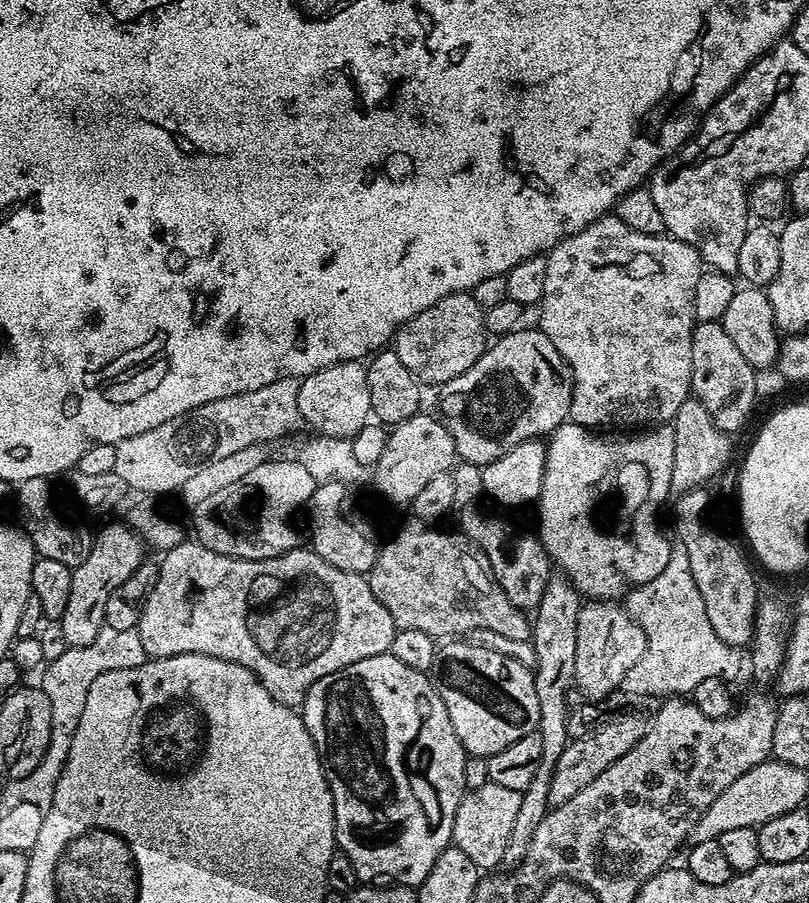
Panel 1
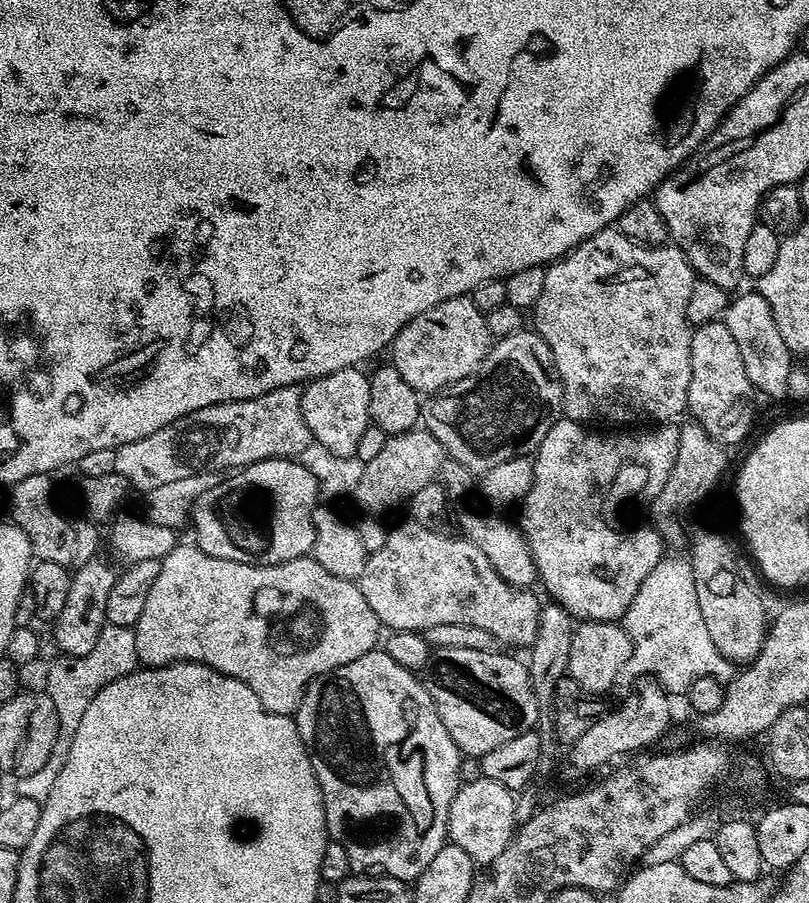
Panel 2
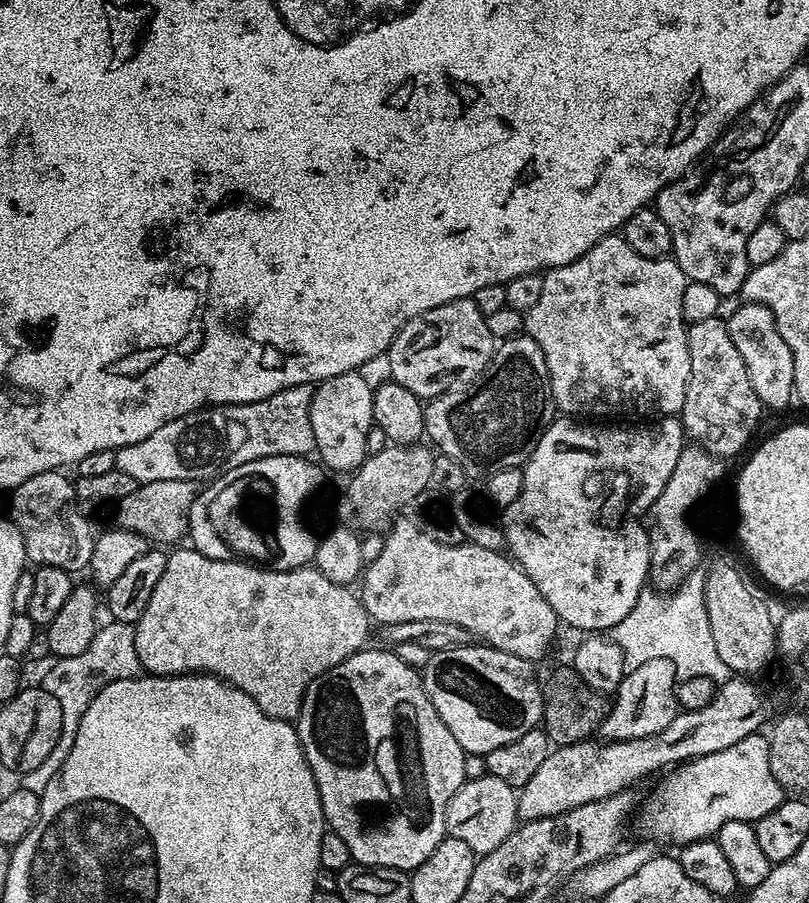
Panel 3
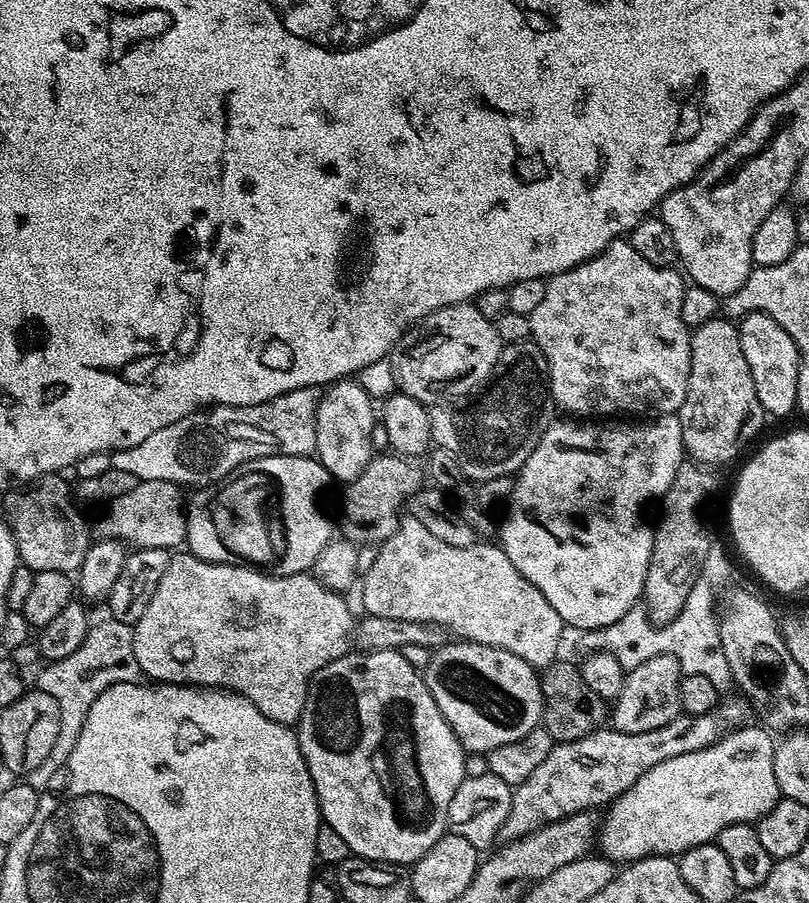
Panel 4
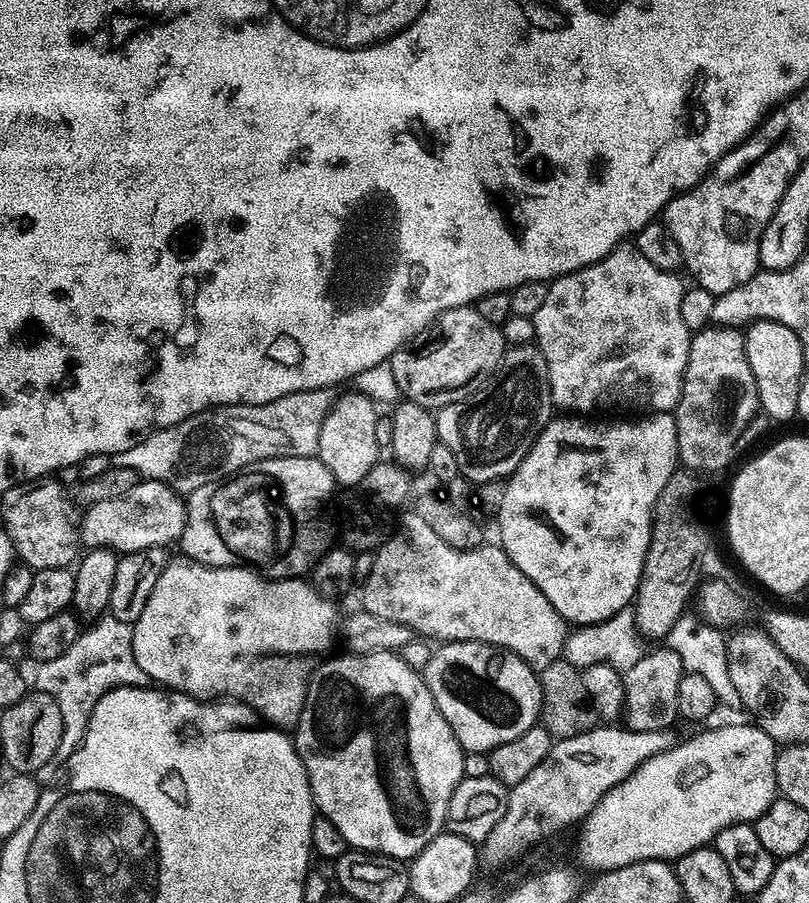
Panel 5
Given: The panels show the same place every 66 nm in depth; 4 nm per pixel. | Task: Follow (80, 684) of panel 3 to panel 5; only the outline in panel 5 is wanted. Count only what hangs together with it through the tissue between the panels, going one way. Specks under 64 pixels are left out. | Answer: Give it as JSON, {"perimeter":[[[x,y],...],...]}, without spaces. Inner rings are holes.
{"perimeter":[[[110,614],[99,617],[91,626],[85,627],[66,654],[53,660],[39,661],[35,667],[35,687],[50,694],[50,698],[58,702],[58,710],[62,710],[64,733],[59,755],[64,758],[71,756],[82,742],[94,706],[98,706],[109,690],[146,688],[150,684],[146,670],[142,670],[142,666],[138,666],[138,658],[134,658],[132,625],[118,622],[118,618]]]}

